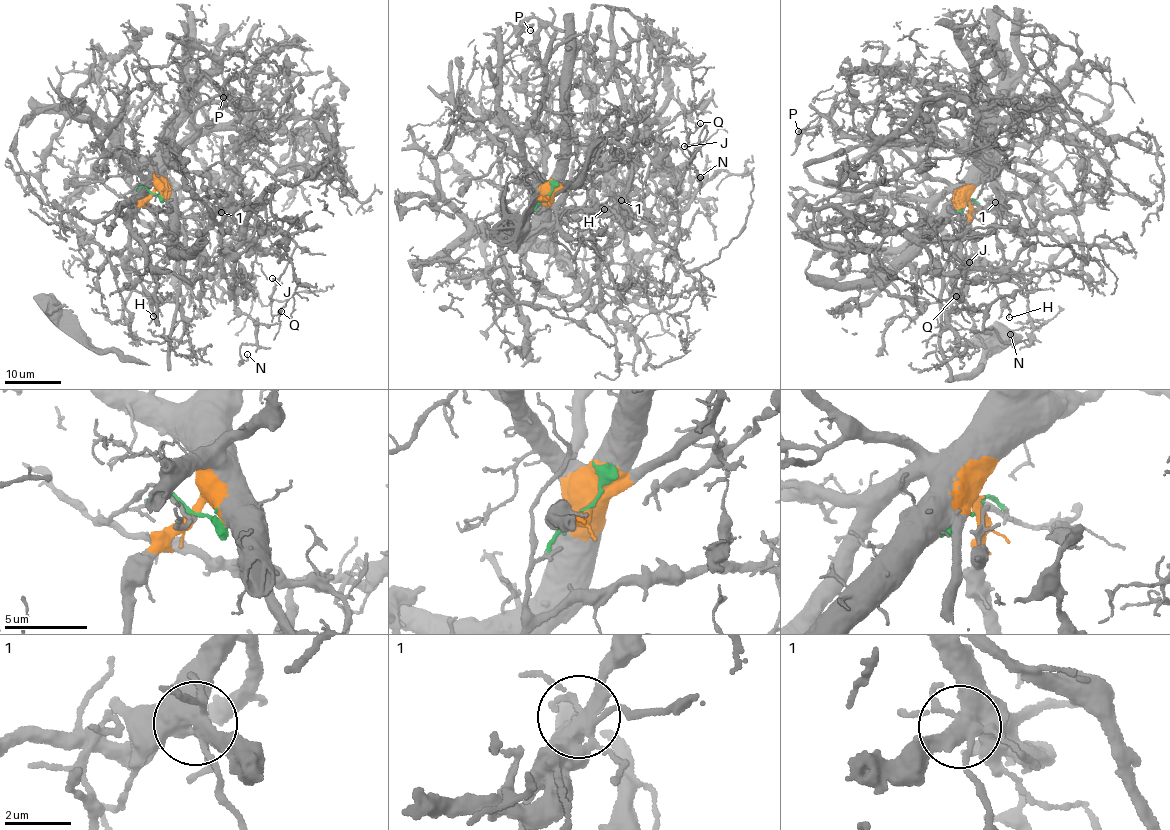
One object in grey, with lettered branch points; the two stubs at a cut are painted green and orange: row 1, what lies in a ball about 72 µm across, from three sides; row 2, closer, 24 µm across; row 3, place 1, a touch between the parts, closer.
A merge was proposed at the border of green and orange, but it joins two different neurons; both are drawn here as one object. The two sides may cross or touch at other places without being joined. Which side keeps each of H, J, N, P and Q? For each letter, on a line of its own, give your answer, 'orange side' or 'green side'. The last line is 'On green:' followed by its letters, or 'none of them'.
H: orange side
J: green side
N: green side
P: orange side
Q: green side
On green: J, N, Q

